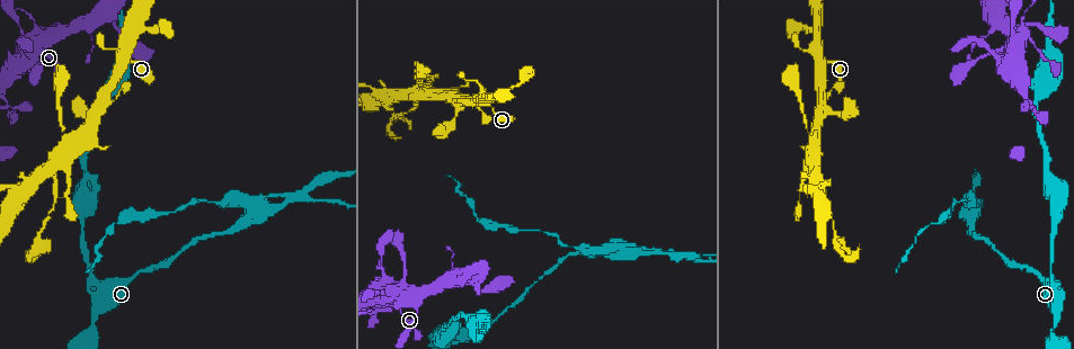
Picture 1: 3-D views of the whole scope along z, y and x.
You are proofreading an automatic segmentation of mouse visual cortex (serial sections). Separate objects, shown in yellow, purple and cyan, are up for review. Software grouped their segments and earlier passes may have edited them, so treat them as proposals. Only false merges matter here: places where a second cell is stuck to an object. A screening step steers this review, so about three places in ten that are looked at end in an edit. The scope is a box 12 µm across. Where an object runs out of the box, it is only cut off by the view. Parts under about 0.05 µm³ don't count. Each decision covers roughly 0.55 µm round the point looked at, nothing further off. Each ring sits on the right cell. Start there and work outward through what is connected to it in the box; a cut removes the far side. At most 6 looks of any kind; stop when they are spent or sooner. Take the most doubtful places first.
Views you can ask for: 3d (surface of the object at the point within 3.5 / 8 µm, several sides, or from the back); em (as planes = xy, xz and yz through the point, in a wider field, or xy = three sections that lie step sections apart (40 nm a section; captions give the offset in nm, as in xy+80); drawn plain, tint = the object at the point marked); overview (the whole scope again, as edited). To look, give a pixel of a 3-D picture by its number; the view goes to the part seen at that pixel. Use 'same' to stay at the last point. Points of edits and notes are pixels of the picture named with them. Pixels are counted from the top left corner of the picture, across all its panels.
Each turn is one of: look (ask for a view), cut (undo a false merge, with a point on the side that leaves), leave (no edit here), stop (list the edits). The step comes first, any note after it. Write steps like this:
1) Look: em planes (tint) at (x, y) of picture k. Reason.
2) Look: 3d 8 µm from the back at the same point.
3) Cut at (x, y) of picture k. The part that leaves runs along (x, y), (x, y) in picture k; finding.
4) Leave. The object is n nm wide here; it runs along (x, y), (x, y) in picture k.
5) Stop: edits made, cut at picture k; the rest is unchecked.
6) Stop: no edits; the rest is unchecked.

Look: 3d 3.5 µm at (50, 34) of picture 1. Two arms at a narrow angle.

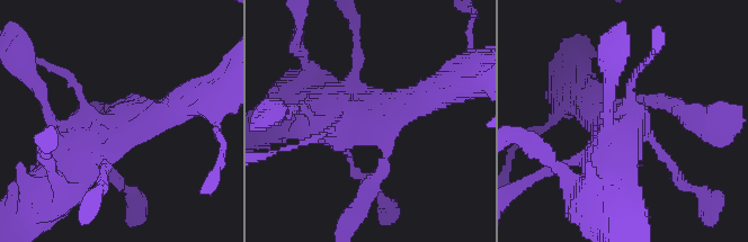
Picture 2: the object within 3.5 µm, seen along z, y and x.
Look: em planes (tint) at (374, 120) of picture 2.

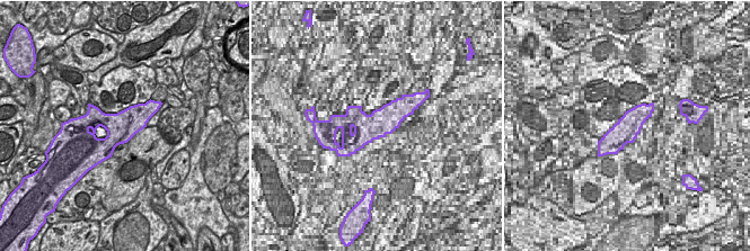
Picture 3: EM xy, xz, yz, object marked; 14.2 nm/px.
Leave. It runs along (354, 164), (347, 139), (437, 92) in picture 2; one cell here.

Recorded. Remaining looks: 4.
Look: 3d 3.5 µm at (817, 53) of picture 1. Sharp bend.

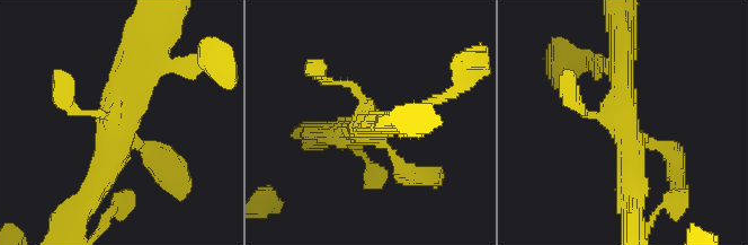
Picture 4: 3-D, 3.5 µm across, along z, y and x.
Look: em xy step 3 (tint) at (122, 122) of picture 4.

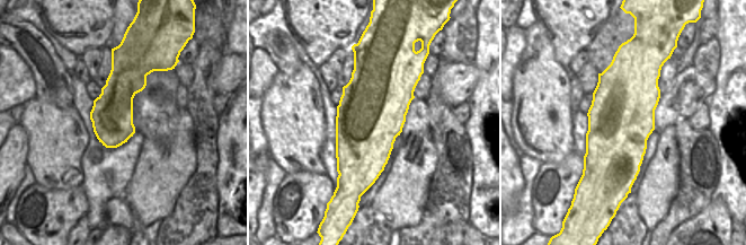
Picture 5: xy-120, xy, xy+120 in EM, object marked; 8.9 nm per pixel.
Leave. The object is 600 nm wide here; it runs along (673, 154), (626, 132), (621, 49) in picture 4; continuous, no second cell.

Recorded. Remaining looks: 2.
Look: em planes (tint) at (50, 170) of picture 1. Thin arm on a thick one.

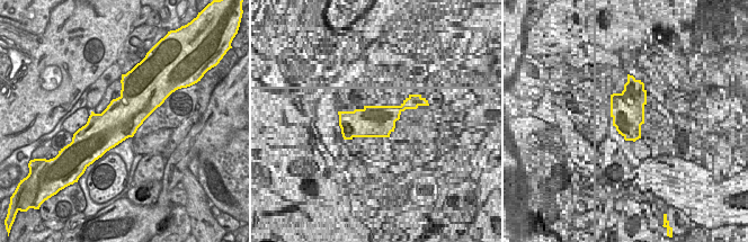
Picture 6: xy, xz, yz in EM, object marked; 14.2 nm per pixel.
Look: 3d 3.5 µm at the same point.

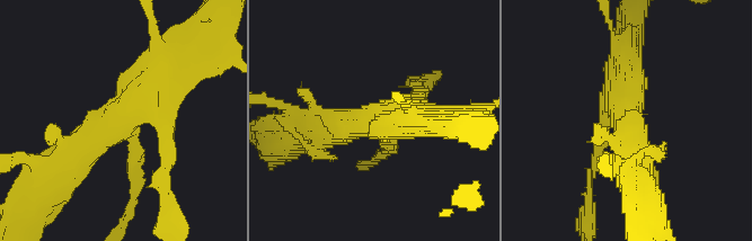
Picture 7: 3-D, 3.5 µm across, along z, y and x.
Cut at (133, 179) of picture 7. The part that leaves runs along (133, 144), (136, 193), (120, 231) in picture 7; a second cell is stuck on.

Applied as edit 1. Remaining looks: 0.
Stop: edits made, cut at picture 7; the rest is unchecked.

